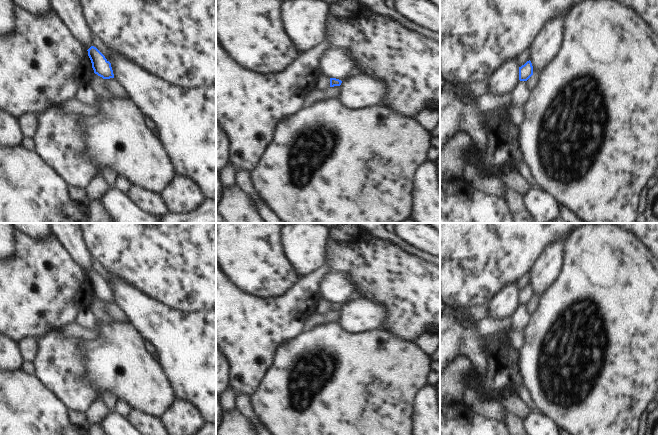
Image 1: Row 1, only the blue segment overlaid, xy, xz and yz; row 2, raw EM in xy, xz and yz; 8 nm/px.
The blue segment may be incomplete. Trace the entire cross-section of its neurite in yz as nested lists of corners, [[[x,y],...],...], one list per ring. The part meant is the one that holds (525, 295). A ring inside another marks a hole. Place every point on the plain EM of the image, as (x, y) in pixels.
[[[527,285],[524,289],[519,291],[519,304],[527,305],[533,299],[533,290],[531,285]]]

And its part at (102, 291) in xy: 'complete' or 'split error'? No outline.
complete

